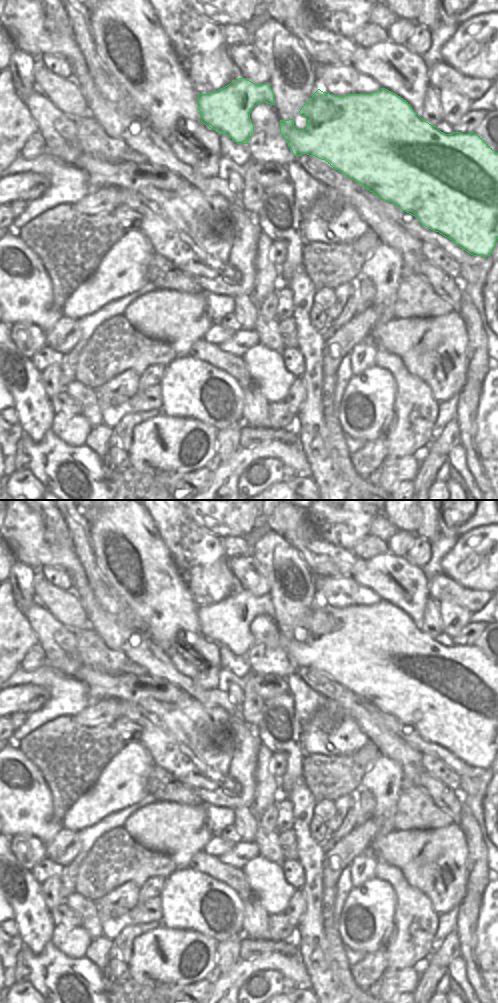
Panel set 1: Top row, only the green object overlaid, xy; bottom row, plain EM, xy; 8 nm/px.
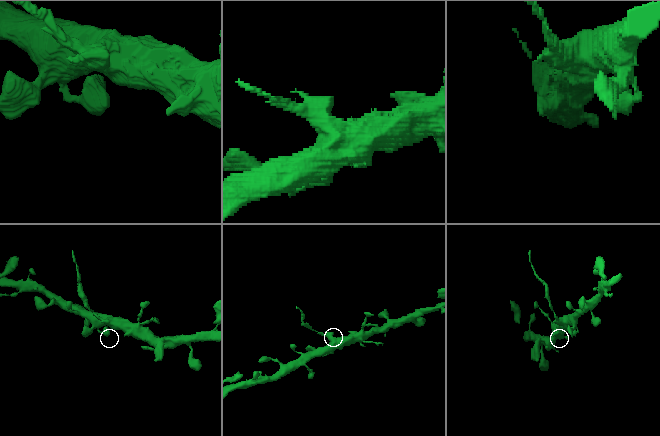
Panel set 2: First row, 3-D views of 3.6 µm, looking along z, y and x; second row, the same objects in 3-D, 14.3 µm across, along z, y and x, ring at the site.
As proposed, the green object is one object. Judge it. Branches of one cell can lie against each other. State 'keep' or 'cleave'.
cleave

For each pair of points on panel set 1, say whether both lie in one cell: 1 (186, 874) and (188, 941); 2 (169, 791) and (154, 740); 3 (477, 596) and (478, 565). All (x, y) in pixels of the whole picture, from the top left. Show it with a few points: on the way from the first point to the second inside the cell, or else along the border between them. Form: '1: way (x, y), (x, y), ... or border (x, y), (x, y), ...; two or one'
1: border (165, 926), (175, 929), (192, 929), (210, 937); two
2: border (155, 764), (169, 771), (181, 782); two
3: border (455, 581), (465, 587), (484, 589), (487, 592); two

